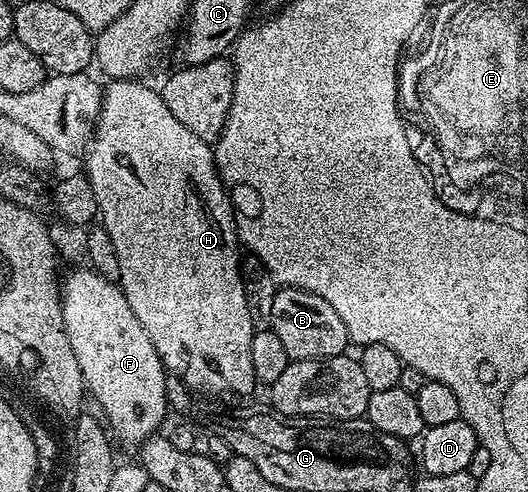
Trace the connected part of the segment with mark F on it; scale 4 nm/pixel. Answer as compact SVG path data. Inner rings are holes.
M83 268L61 279L60 293L68 344L72 344L72 352L76 352L89 397L94 397L106 409L105 421L113 437L117 441L119 438L122 442L137 444L155 437L159 433L158 425L168 415L168 371L156 348L152 348L148 332L144 332L140 320L136 320L136 312L128 308L121 285L110 282L95 270Z

